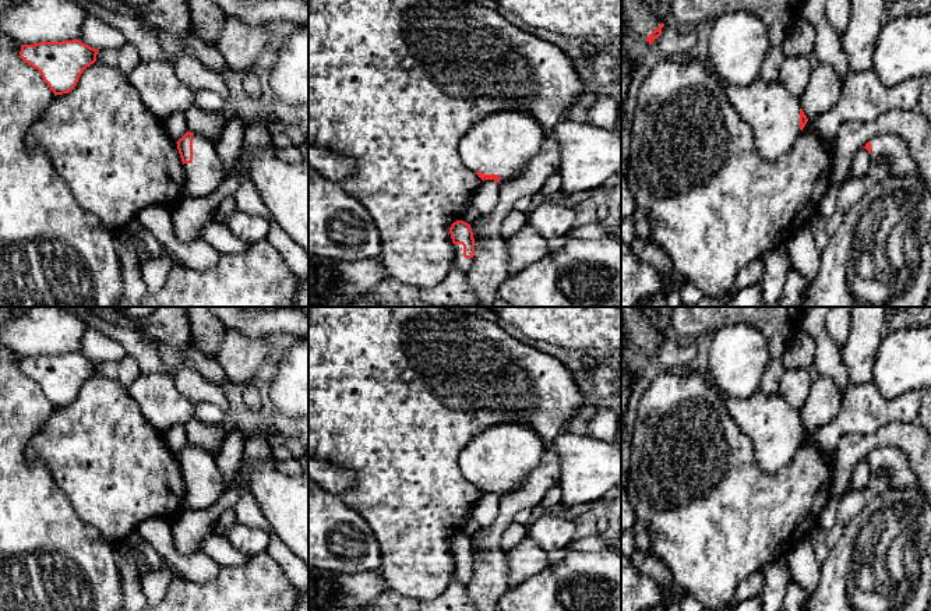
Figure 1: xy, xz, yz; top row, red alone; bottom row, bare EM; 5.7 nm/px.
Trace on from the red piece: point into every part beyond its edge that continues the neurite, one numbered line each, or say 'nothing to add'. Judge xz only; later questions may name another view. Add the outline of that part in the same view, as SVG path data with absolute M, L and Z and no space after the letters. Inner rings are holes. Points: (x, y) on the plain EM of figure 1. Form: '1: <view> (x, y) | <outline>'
1: xz (503, 455) | M497 424L462 449L459 469L469 483L498 487L505 495L523 484L544 452L546 444L530 427Z

